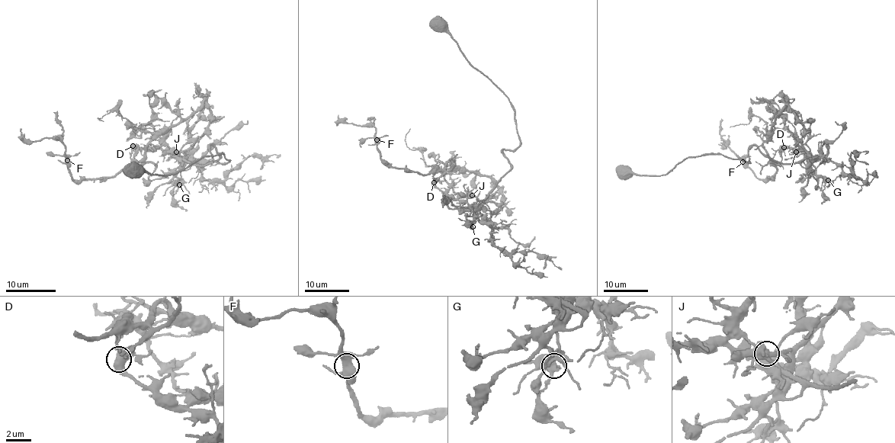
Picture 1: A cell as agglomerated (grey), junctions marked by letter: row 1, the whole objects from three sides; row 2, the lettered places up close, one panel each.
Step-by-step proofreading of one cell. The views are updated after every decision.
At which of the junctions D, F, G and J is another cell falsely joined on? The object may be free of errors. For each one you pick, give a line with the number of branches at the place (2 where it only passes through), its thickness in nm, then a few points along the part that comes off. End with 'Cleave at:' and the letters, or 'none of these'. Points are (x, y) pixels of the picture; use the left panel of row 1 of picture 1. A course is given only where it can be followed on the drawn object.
J: 3 branches meet; 550 nm thick; foreign part runs (177, 152), (208, 125), (205, 101), (110, 177), (72, 179), (65, 146), (52, 138), (27, 142), (21, 128)
Cleave at: J

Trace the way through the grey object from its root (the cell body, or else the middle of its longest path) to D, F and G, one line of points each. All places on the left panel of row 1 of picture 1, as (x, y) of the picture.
D: (134, 170), (169, 175), (204, 156), (229, 160), (217, 162), (213, 145), (216, 161), (191, 165), (133, 146)
F: (134, 170), (229, 160), (213, 145), (216, 161), (191, 165), (135, 146), (120, 171), (78, 181), (67, 160)
G: (134, 170), (169, 175), (204, 156), (229, 160), (217, 162), (210, 145), (219, 156), (181, 168), (179, 184)

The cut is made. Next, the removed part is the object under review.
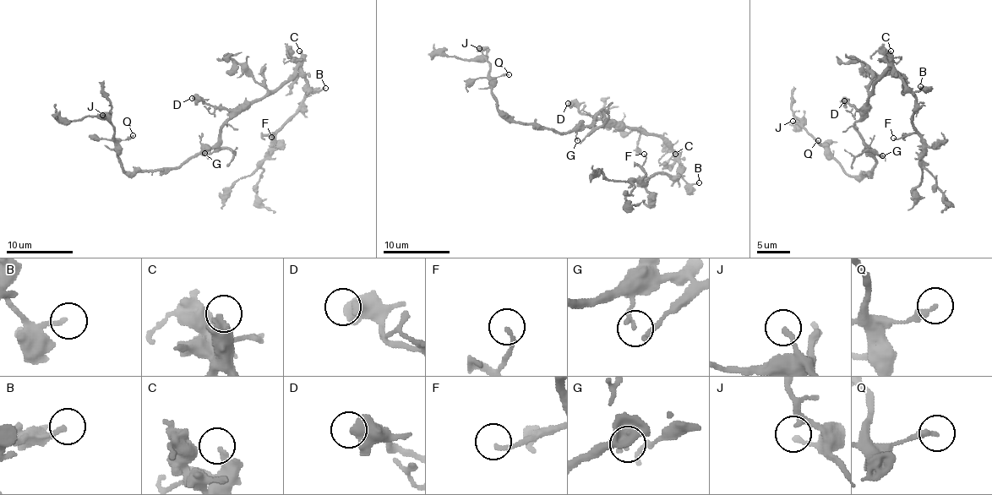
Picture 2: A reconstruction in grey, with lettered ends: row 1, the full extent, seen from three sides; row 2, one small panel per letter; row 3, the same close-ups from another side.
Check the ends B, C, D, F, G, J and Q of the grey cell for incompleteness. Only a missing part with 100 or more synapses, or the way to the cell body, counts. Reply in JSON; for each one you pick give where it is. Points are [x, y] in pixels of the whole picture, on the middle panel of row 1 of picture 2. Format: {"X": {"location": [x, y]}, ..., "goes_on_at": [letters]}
{"C": {"location": [675, 154]}, "goes_on_at": ["C"]}

